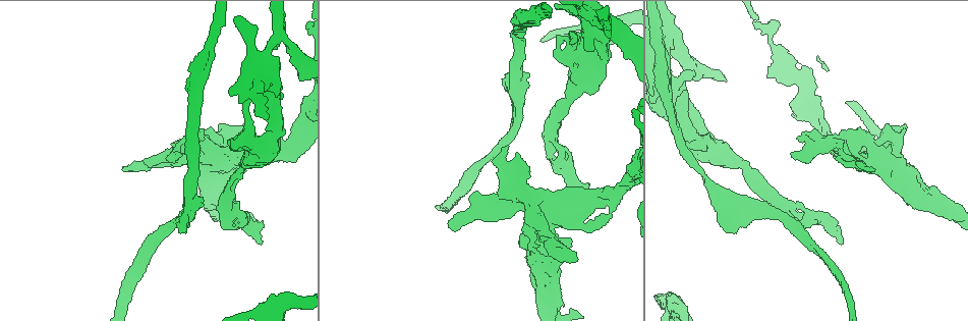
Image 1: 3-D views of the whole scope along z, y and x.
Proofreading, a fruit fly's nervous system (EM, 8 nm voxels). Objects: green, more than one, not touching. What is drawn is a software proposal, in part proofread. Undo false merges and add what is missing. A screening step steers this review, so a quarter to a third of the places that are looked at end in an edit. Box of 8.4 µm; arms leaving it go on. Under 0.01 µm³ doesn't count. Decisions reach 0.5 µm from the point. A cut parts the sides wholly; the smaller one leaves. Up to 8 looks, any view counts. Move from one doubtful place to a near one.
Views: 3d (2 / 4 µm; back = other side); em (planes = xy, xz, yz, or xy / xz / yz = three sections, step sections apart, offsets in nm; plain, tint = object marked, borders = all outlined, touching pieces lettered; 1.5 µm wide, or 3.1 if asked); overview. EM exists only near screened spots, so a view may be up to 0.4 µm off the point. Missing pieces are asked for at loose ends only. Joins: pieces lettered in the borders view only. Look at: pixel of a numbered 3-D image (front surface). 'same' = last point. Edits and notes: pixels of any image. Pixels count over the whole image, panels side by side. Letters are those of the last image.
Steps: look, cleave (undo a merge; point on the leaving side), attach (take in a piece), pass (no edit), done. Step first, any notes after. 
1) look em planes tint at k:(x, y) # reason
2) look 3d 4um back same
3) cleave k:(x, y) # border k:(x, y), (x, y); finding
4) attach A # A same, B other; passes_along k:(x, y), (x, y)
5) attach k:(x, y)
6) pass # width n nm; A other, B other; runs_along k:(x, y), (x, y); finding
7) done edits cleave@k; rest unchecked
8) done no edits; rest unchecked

look 3d 4um at 1:(191, 173) # calibre changes

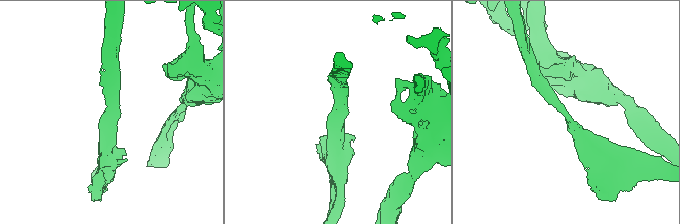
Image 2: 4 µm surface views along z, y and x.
look em xy step 4 borders at 2:(337, 112)

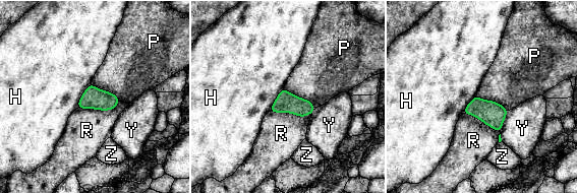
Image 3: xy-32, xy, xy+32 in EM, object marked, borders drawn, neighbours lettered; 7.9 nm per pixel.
look em planes borders same # another direction

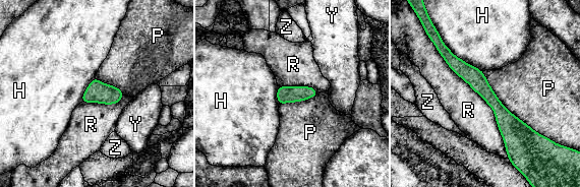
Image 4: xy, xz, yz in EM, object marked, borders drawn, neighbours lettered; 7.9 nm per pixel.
pass # H other, P other, R other, Y other, Z other; border 4:(482, 72), (502, 104), (542, 136); one neuron here

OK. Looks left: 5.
look em planes borders at 1:(280, 37) # branch point

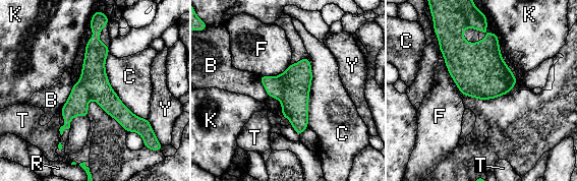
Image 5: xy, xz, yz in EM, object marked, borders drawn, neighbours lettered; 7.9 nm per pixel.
cleave 5:(296, 79) # longest_contact C 600 nm; B other, C other, F other, K other, R other, T other, Y other; part_leaving 5:(98, 31), (95, 80), (139, 130); two neurons meet here

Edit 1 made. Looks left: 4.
look overview # redraw

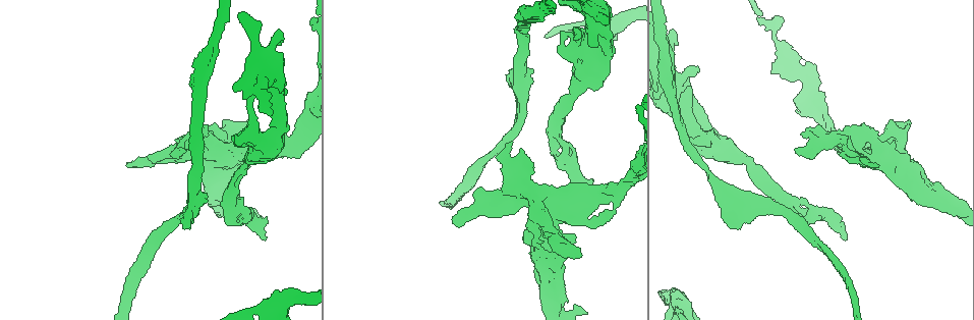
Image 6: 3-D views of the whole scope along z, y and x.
look em xy step 8 borders at 6:(874, 166) # free end

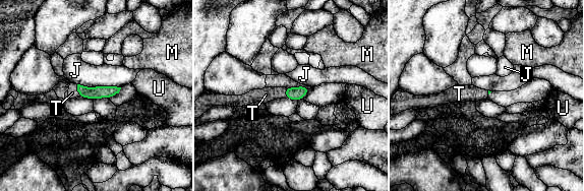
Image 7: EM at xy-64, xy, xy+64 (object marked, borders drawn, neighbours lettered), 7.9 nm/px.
attach T # J other, M other, T same, U other; passes_along 7:(95, 92), (77, 90), (72, 91); it goes on there

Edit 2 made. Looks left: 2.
done edits cleave@5, attach@7; rest unchecked

